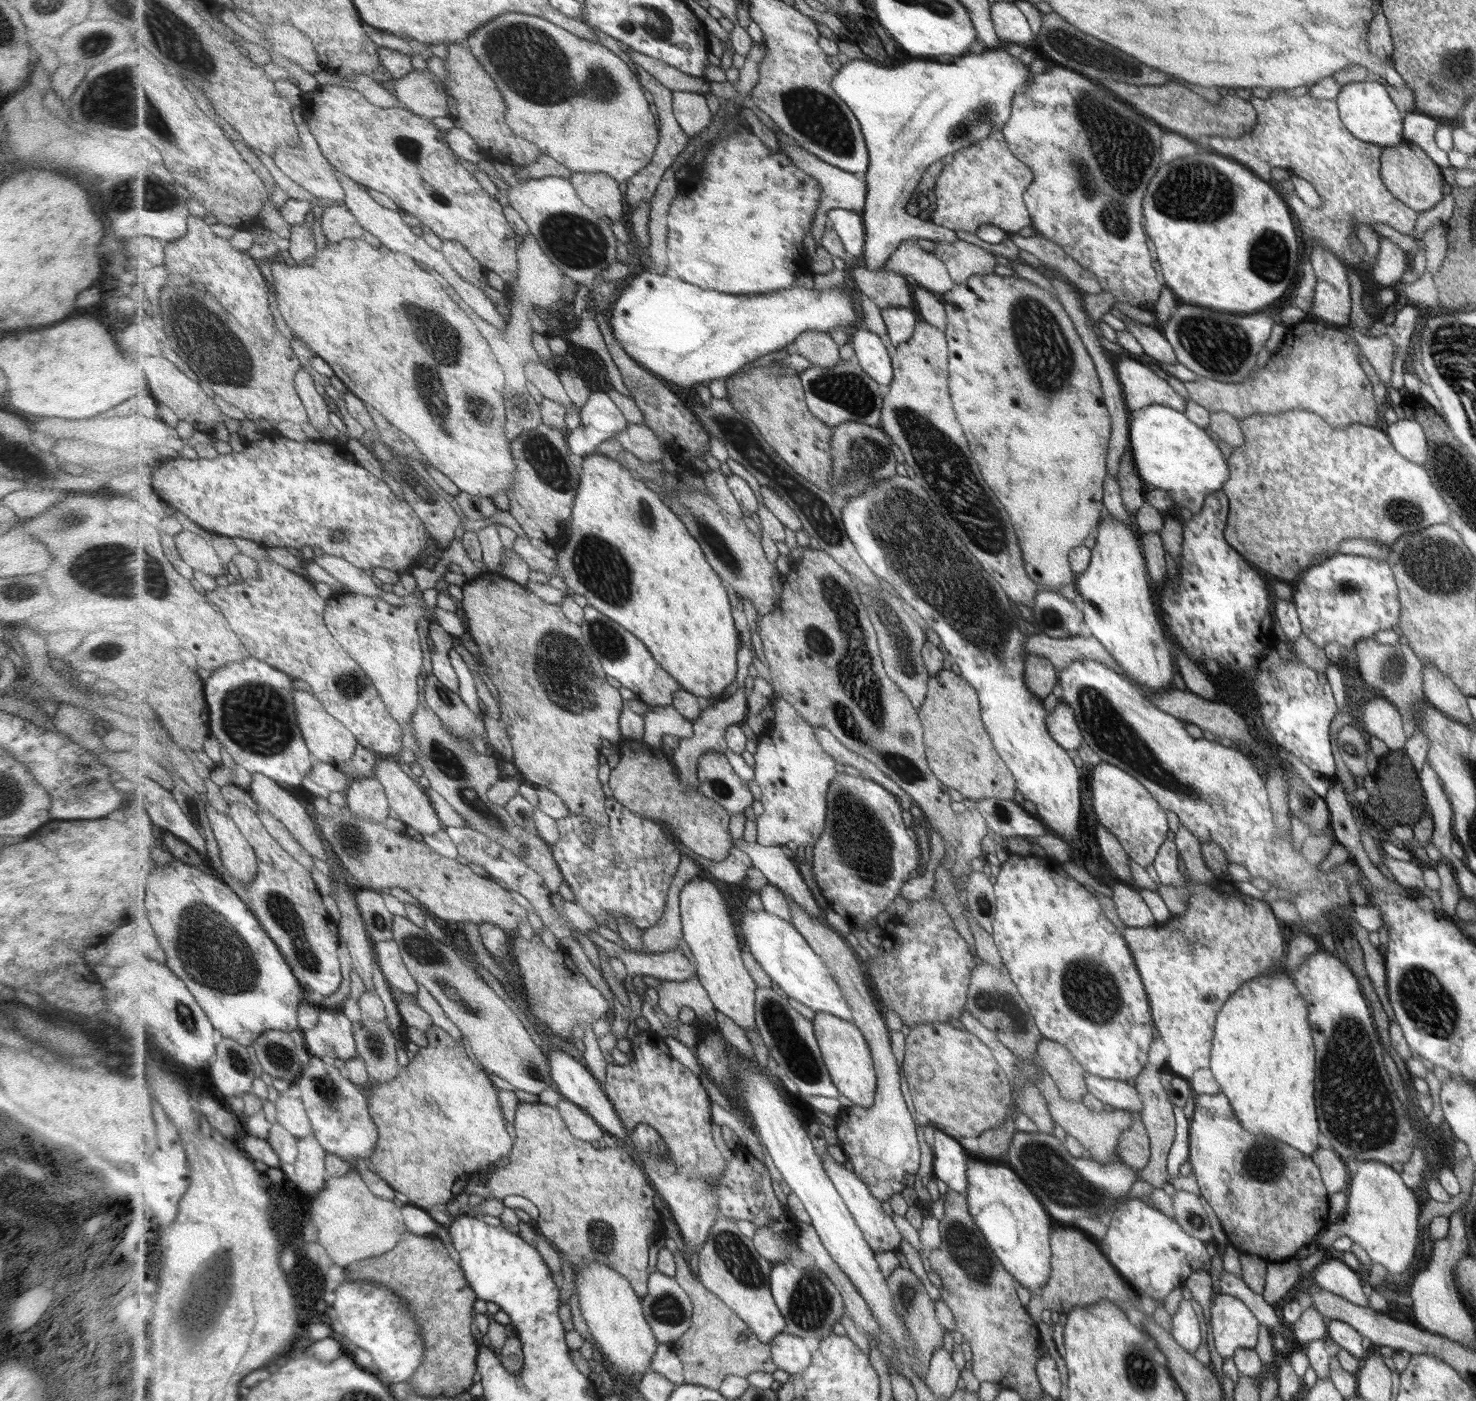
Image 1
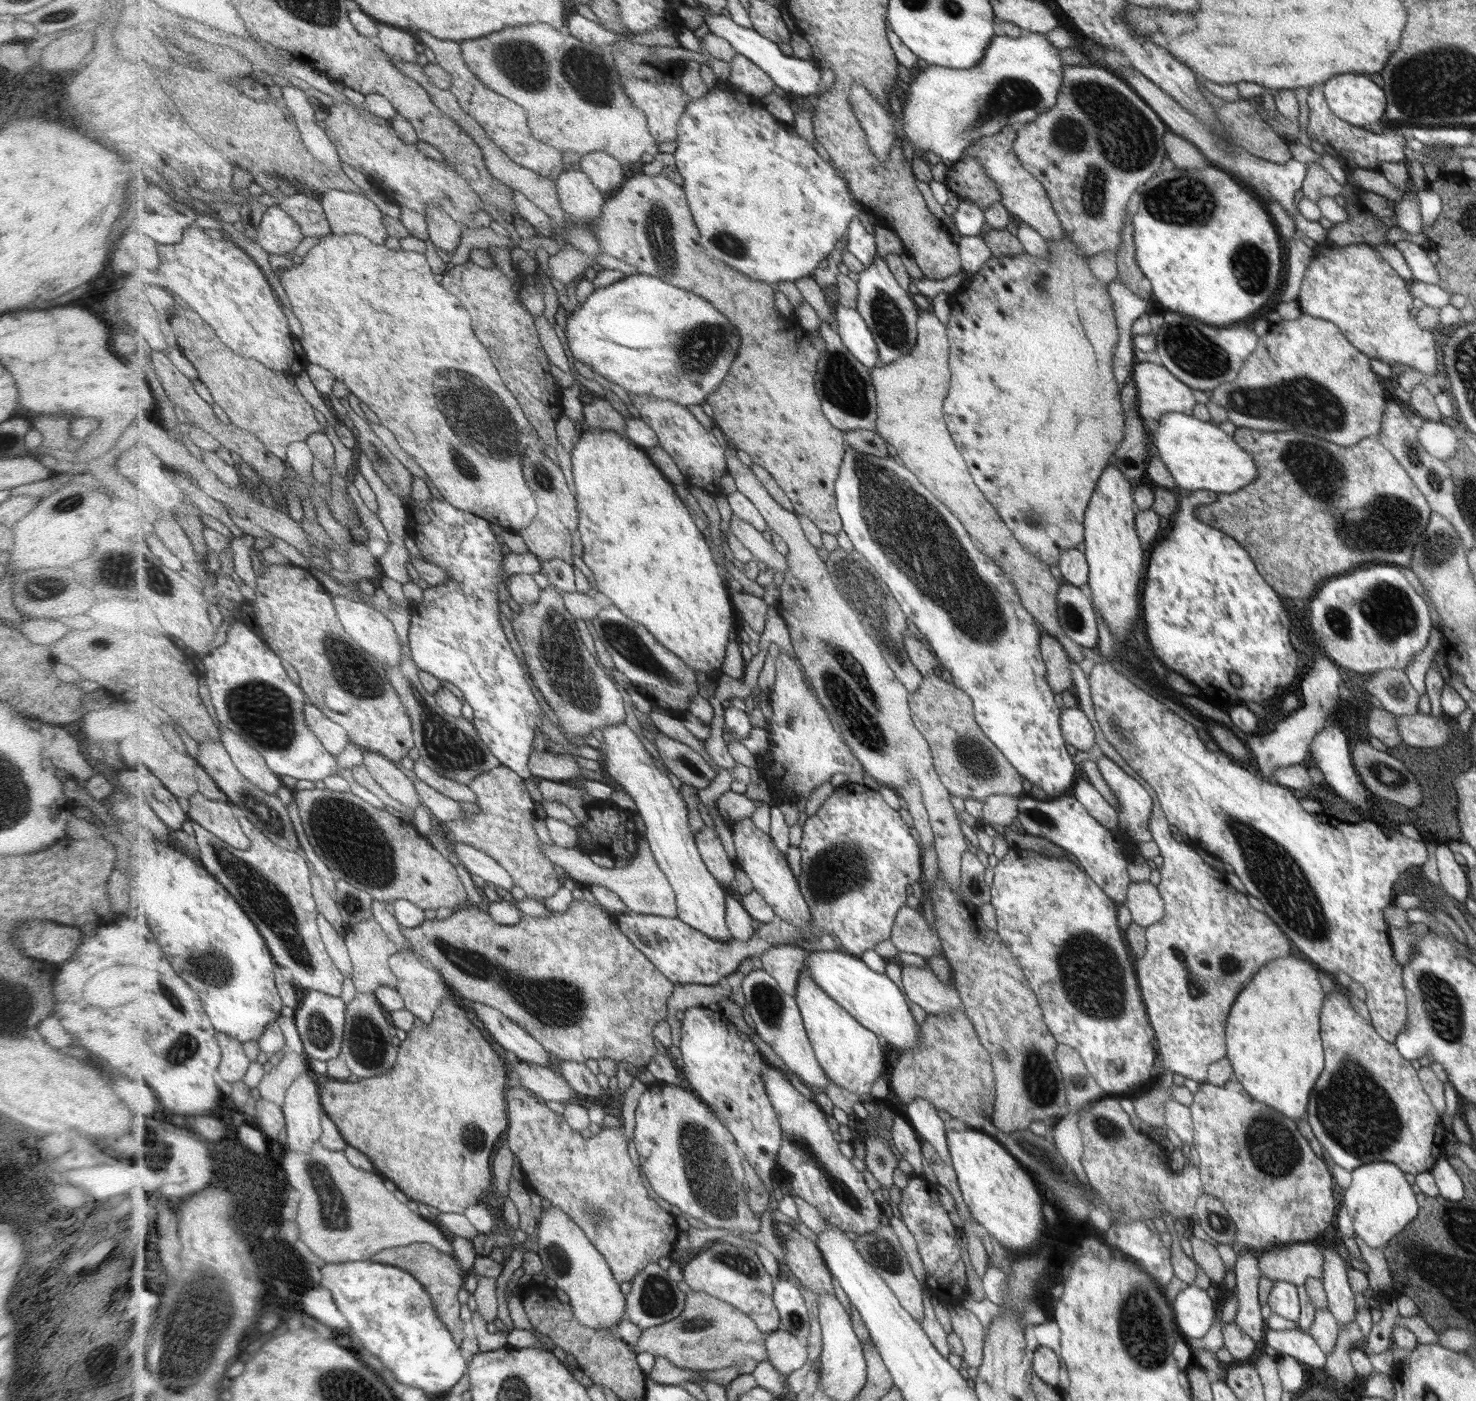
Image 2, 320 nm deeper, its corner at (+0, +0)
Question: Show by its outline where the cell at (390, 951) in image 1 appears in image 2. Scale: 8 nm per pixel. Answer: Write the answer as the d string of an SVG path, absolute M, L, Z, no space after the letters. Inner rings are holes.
M373 917L356 925L348 925L346 931L345 941L352 958L354 968L353 983L356 992L374 993L381 985L395 989L398 985L398 978L392 971L390 956L399 952L399 949L397 944L389 939L386 930L379 924L379 921Z

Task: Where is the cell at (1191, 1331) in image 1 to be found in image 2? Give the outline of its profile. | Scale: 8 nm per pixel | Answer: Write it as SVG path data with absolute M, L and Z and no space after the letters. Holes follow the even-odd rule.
M1193 1284L1184 1286L1173 1299L1175 1322L1185 1339L1201 1338L1217 1319L1207 1292Z

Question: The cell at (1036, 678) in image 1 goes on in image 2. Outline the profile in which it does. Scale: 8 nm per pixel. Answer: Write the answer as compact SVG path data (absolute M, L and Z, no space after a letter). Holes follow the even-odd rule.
M1043 635L1043 658L1047 658L1046 678L1051 678L1051 690L1063 693L1067 688L1071 688L1071 670L1067 654L1051 635Z

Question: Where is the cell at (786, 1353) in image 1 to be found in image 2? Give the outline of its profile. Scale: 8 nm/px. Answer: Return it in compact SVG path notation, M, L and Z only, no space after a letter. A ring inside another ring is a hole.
M776 1330L766 1335L766 1345L769 1360L779 1373L788 1376L805 1367L807 1347L790 1331Z

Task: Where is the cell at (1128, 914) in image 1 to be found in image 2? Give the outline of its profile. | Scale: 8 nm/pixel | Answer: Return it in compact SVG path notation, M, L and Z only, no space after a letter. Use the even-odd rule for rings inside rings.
M1148 881L1129 886L1124 906L1129 910L1132 922L1143 928L1159 922L1165 913L1165 904L1158 888Z

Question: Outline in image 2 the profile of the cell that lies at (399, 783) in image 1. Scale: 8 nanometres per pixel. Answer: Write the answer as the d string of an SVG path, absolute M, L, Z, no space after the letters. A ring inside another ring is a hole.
M364 751L364 764L374 779L393 797L409 808L417 808L421 803L414 781L407 778L395 763L381 753Z

